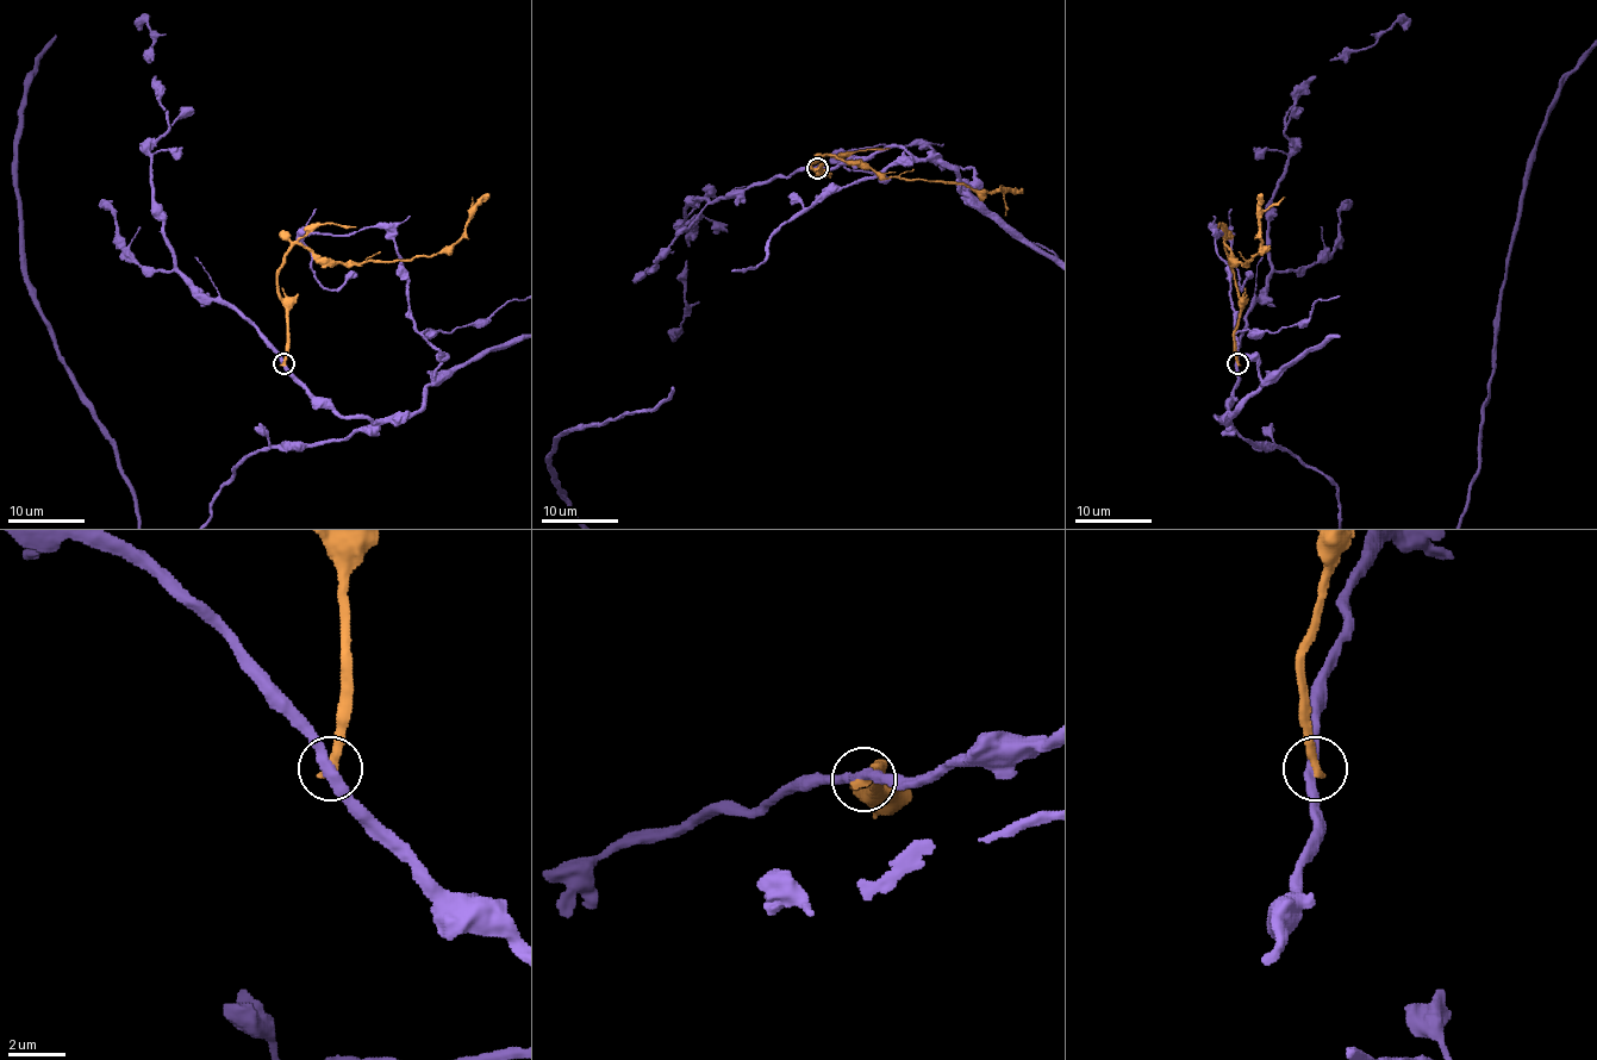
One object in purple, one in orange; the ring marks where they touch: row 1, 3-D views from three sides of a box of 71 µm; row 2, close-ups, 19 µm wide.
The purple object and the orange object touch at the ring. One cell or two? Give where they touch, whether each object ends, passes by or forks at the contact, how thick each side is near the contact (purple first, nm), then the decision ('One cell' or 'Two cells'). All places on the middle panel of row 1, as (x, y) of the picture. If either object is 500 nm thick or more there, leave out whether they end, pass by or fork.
Place: (817, 168). At the ring purple passes by. At the ring orange ends. Thickness 340 nm (purple) against 360 nm. Two cells

